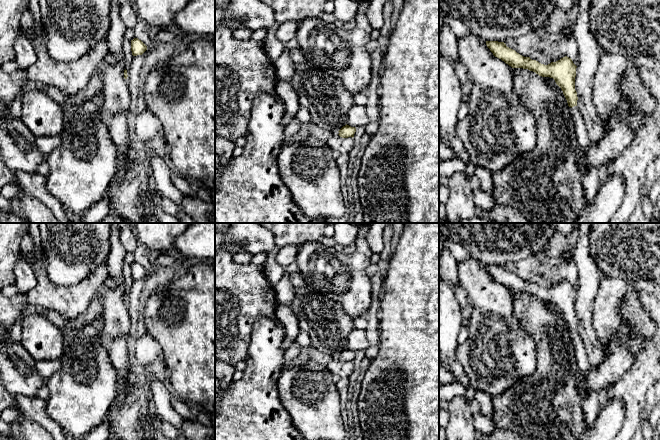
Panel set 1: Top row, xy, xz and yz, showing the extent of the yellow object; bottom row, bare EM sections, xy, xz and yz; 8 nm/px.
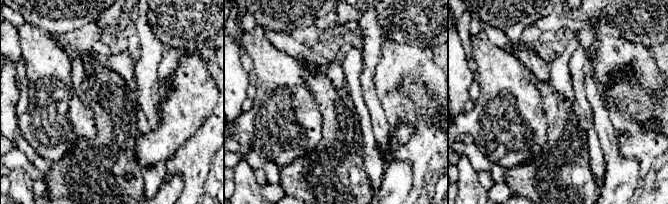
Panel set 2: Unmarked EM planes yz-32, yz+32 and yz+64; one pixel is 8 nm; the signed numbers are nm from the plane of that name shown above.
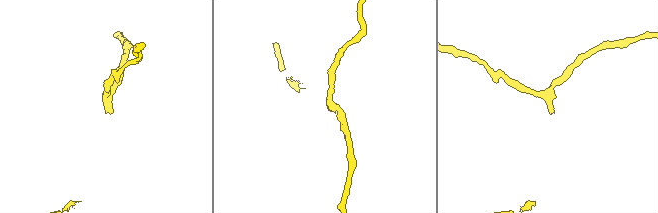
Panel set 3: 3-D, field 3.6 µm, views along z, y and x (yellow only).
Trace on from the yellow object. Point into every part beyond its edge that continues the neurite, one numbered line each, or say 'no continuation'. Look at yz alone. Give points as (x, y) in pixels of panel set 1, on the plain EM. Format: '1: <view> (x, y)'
1: yz (581, 357)

